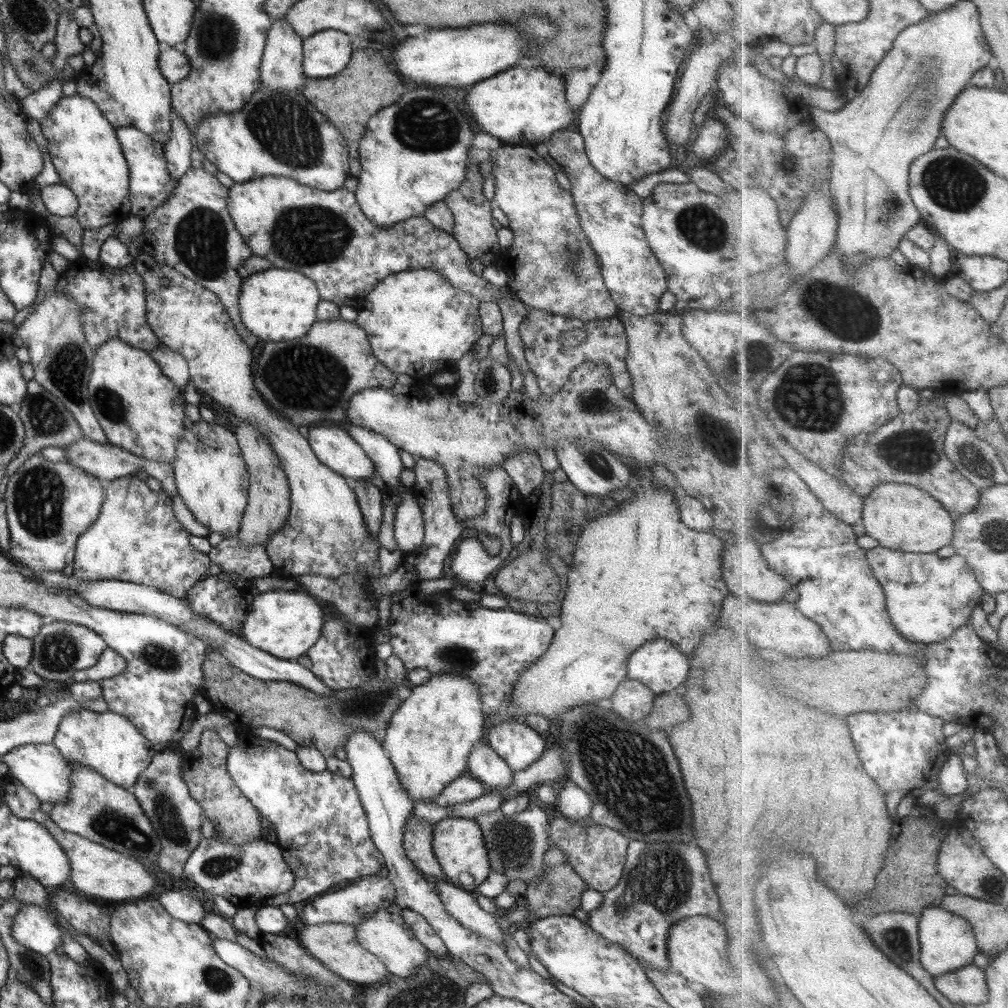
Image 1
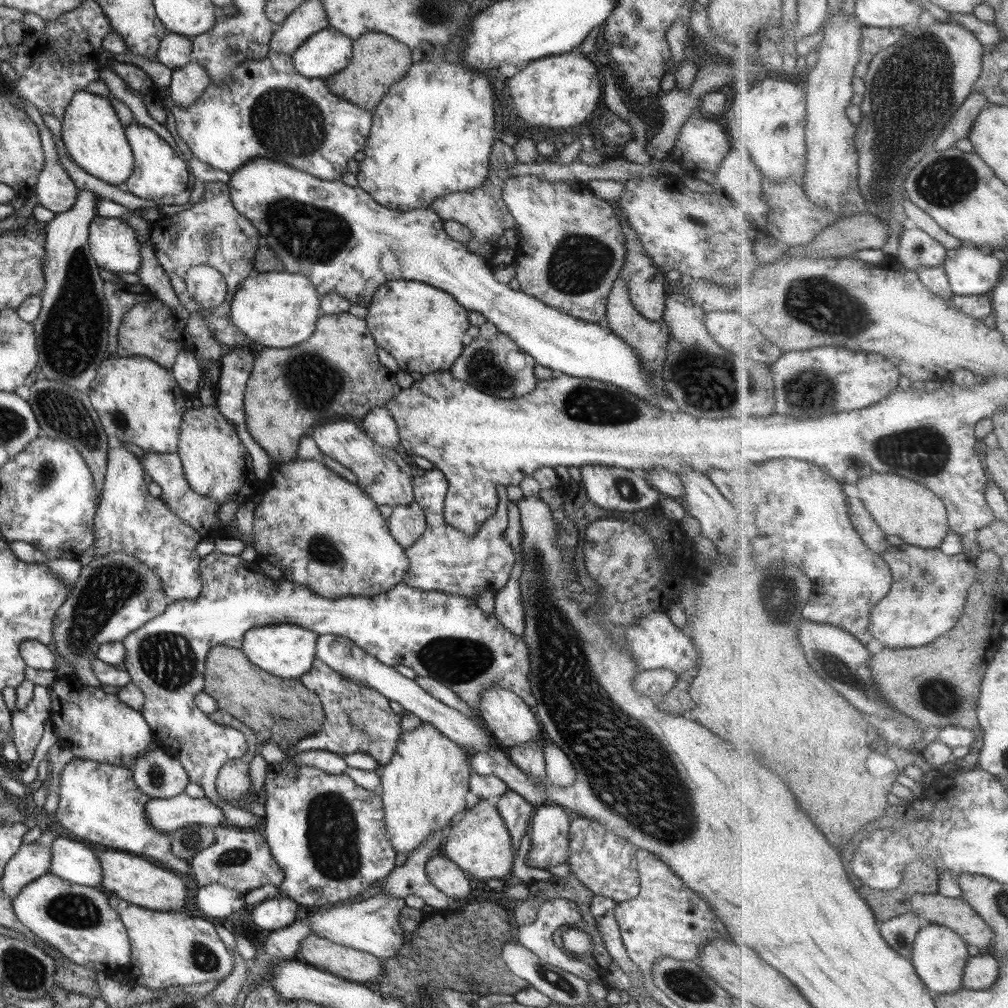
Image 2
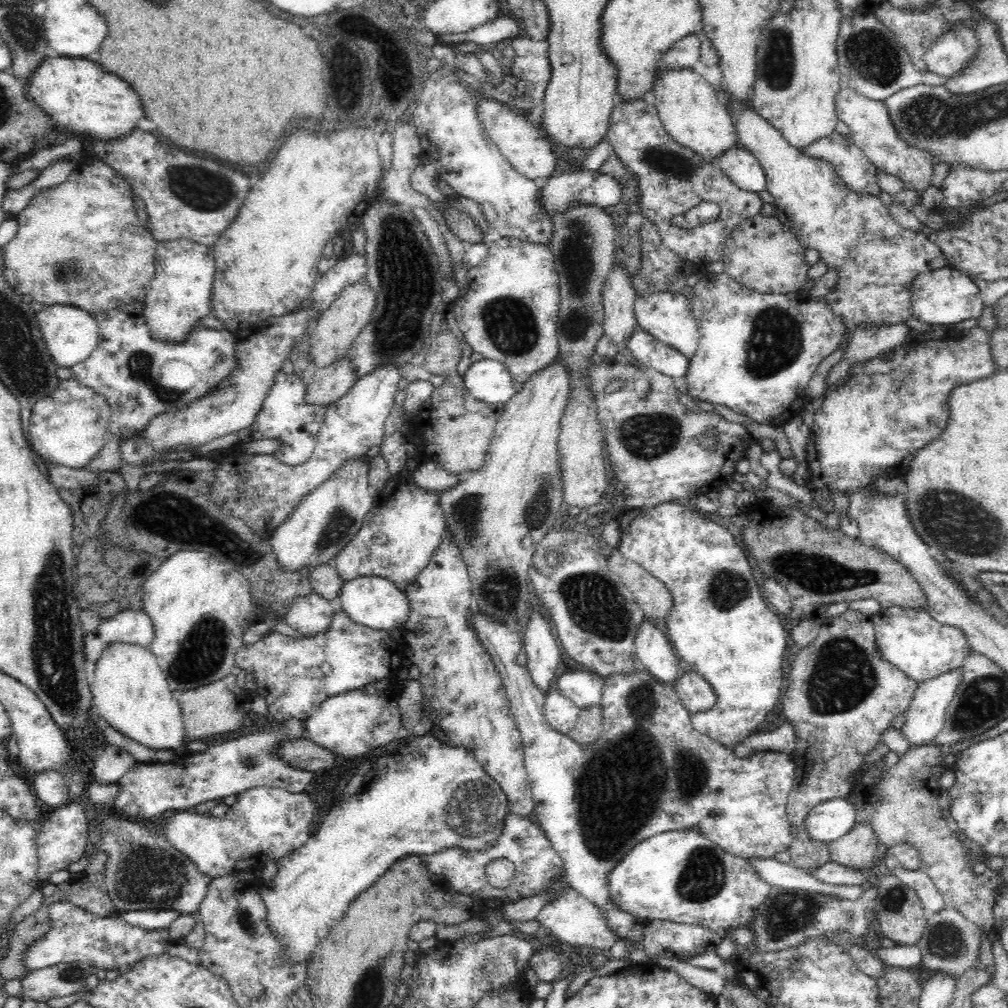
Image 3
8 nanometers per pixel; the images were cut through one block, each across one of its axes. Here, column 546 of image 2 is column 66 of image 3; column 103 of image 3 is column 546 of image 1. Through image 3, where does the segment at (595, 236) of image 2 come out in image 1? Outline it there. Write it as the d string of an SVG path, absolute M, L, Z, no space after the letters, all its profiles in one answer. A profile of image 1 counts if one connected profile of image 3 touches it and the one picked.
M505 144L491 151L492 175L494 175L495 194L492 203L504 211L510 221L509 230L514 233L510 248L505 251L510 258L511 274L506 286L515 297L528 308L546 311L566 318L578 318L585 323L616 316L619 312L606 287L598 256L590 241L586 240L582 226L579 225L578 212L574 198L556 181L554 168L538 156L533 147Z

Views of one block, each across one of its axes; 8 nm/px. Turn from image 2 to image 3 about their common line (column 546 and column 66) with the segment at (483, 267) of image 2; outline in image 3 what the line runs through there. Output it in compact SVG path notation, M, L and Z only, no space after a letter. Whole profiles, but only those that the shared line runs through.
M54 304L38 311L37 316L51 360L60 368L68 368L78 362L84 362L100 341L99 324L94 315L77 306Z

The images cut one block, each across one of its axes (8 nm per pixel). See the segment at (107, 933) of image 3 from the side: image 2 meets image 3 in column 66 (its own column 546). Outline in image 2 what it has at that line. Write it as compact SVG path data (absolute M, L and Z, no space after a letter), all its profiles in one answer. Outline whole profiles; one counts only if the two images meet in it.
M552 899L548 902L544 902L541 907L536 912L536 920L533 923L527 924L526 926L518 927L518 936L517 941L526 946L530 952L534 952L536 956L540 957L544 962L551 964L552 966L557 966L586 982L596 982L596 984L604 984L609 989L614 988L612 985L609 985L606 981L607 971L604 969L595 970L590 964L582 962L581 959L578 959L577 956L558 948L554 941L552 941L552 934L554 931L565 924L576 924L582 920L582 915L580 908L578 908L575 902L566 900L566 899Z

